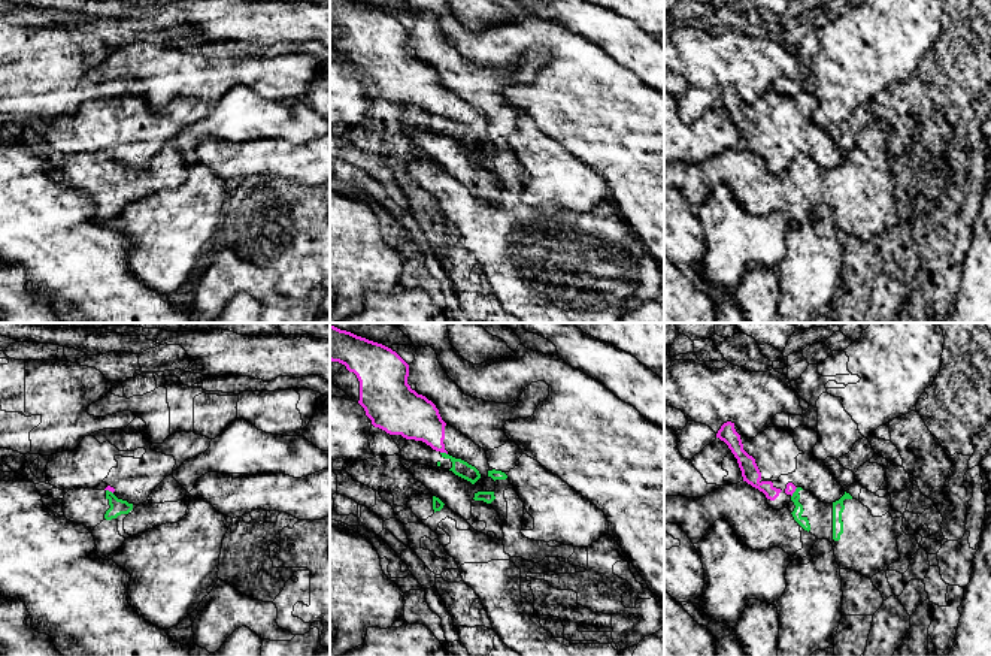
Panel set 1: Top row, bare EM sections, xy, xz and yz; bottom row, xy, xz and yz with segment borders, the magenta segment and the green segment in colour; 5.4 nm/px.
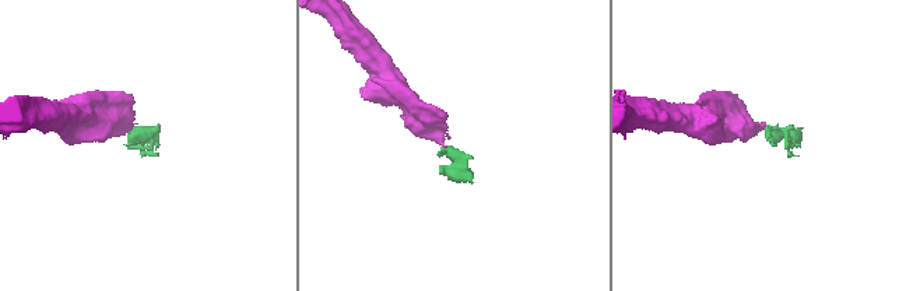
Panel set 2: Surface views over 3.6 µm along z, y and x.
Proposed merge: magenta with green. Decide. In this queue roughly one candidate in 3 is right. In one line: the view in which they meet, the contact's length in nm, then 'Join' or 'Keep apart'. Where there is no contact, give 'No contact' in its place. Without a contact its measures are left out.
Touches magenta in xz. Shared border 40 nm. Keep apart

